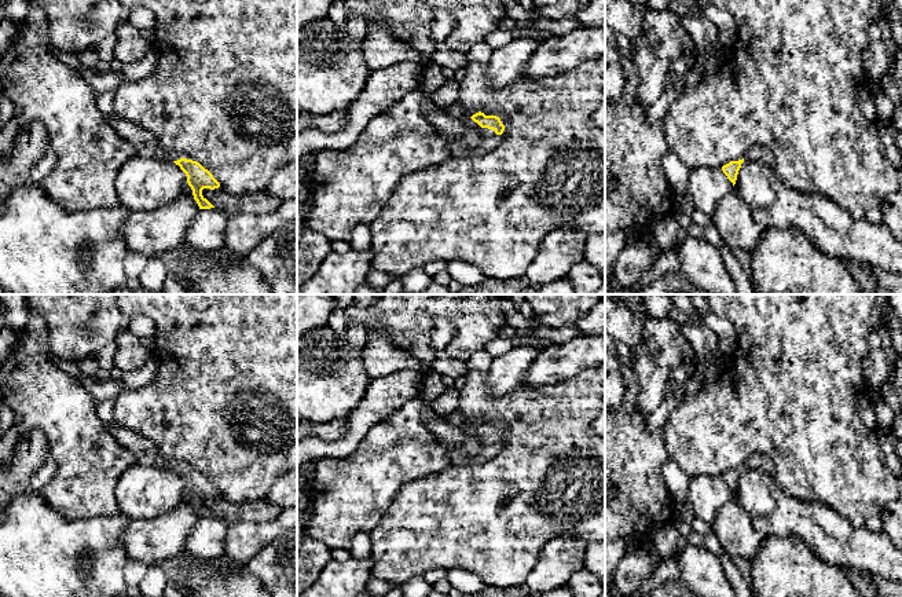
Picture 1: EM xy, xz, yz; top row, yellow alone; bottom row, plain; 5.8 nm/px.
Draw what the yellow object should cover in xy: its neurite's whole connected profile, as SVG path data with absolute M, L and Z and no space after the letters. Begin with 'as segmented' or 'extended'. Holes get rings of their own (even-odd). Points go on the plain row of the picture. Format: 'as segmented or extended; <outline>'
extended; M111 424L107 426L111 435L136 457L136 464L144 466L168 466L187 484L187 491L192 498L194 508L197 509L199 517L214 516L204 503L204 497L219 497L220 491L213 486L213 483L205 477L199 470L183 466L179 462L166 461L157 448L157 444L150 439L138 435L118 424Z

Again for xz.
extended; M478 420L470 426L481 435L481 450L477 455L463 455L458 451L451 453L451 466L481 465L494 458L500 450L499 444L503 442L505 433L499 425L485 424Z

